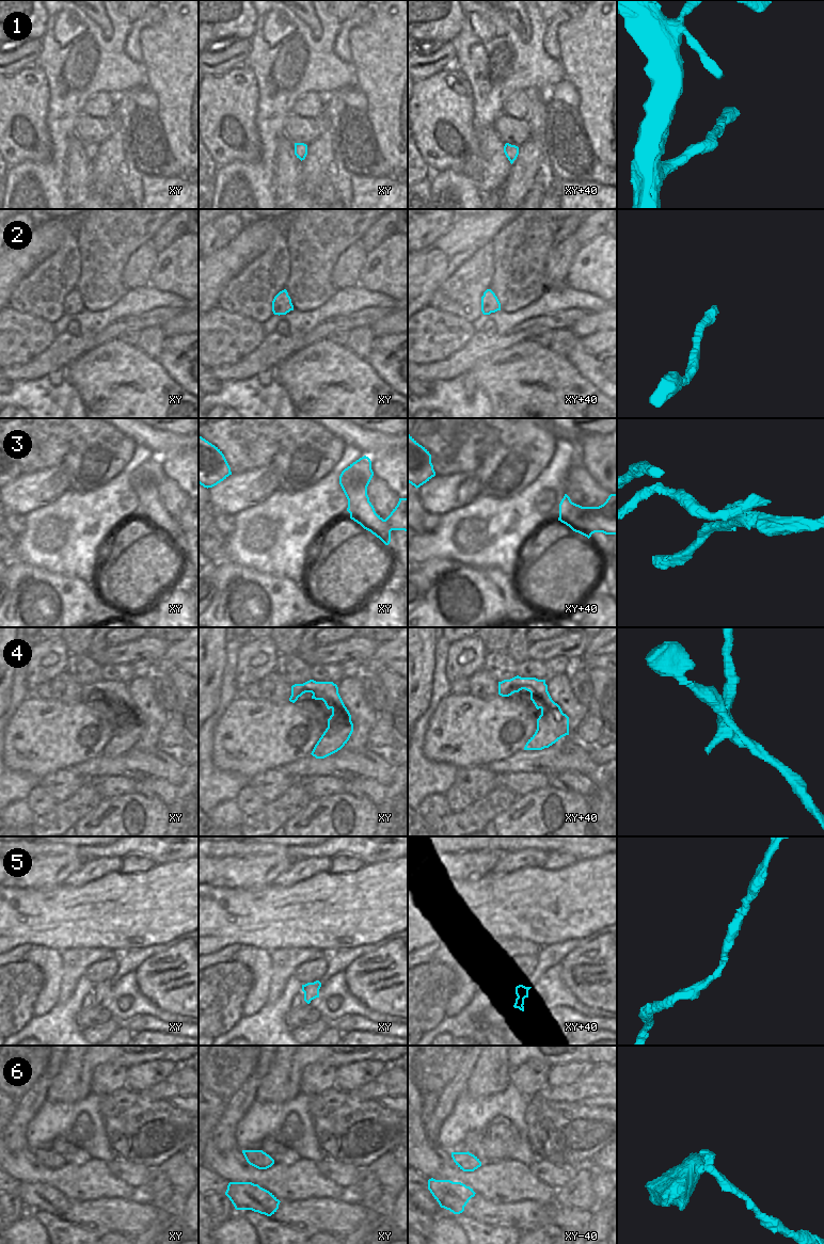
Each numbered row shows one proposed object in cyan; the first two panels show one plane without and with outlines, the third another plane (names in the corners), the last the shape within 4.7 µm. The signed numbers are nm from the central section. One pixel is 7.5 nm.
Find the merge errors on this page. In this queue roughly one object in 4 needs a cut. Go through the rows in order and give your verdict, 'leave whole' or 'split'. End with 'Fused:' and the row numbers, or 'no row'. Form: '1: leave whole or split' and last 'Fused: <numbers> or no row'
1: leave whole
2: split
3: split
4: leave whole
5: leave whole
6: split
Fused: 2, 3, 6

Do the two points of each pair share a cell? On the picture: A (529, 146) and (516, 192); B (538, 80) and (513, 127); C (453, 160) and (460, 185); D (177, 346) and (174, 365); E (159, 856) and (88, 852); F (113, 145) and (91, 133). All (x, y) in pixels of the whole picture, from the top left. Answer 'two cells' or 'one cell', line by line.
A: one cell
B: two cells
C: two cells
D: one cell
E: one cell
F: two cells

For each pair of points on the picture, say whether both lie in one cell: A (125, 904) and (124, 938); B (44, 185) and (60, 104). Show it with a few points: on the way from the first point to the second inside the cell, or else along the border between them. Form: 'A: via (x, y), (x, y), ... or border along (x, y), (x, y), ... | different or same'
A: via (124, 912), (124, 929) | same
B: via (57, 164), (61, 124) | same

